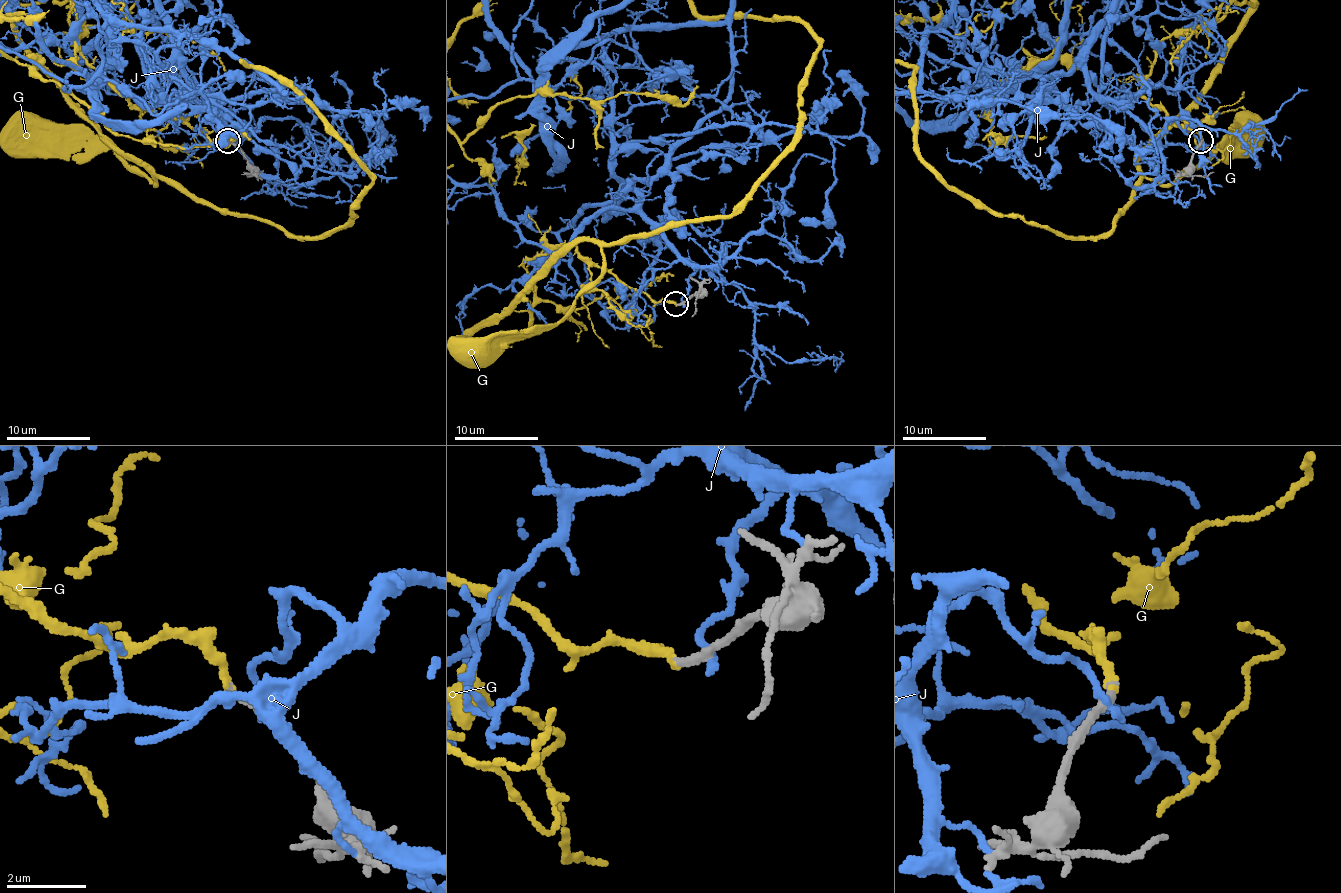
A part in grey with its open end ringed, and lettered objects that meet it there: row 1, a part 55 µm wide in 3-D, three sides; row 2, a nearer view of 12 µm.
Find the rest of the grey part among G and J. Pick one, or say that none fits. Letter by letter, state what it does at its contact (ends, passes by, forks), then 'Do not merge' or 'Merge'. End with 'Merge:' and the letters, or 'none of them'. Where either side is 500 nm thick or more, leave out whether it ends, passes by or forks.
G: It ends there. Merge
J: It ends there. Do not merge
Merge: G

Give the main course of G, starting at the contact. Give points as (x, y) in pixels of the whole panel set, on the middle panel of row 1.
G: (678, 304), (555, 244), (524, 265), (532, 323), (463, 355), (578, 242), (601, 275), (557, 323), (473, 352)

